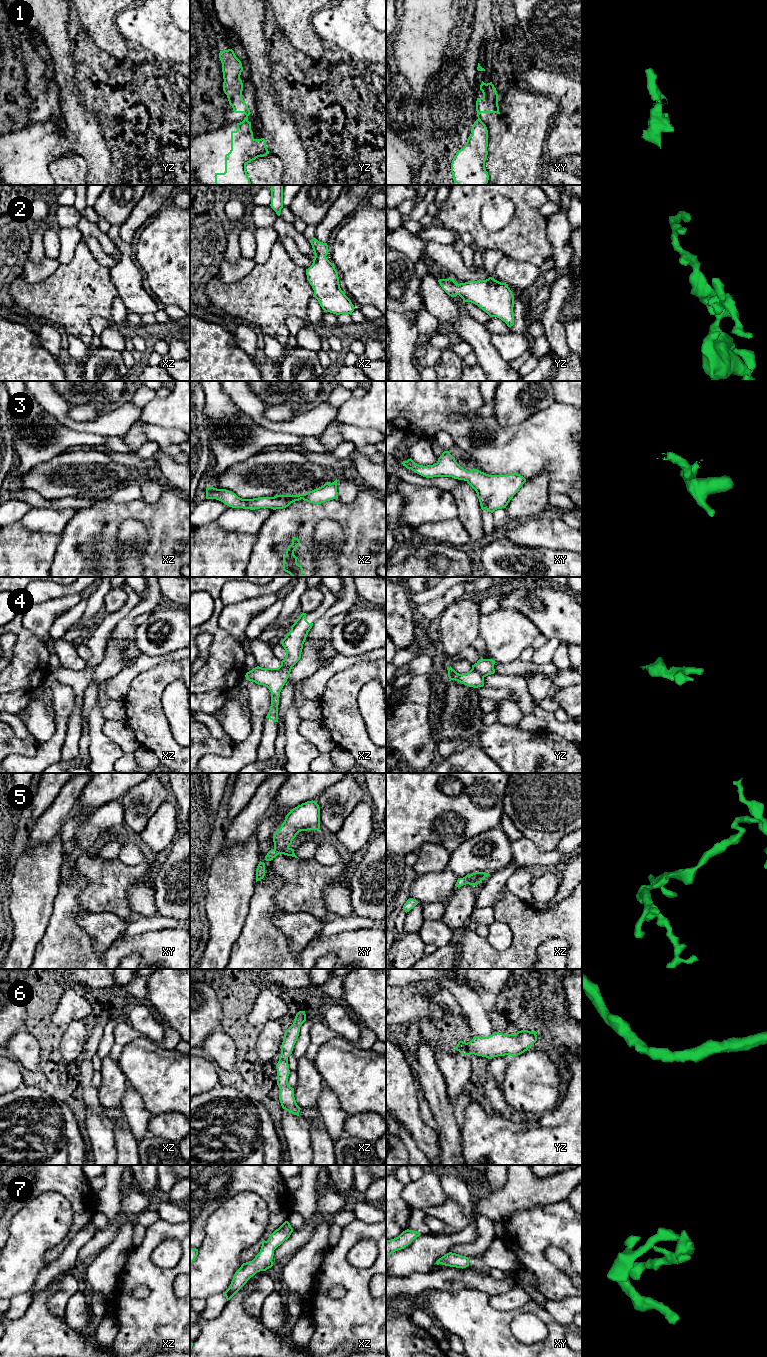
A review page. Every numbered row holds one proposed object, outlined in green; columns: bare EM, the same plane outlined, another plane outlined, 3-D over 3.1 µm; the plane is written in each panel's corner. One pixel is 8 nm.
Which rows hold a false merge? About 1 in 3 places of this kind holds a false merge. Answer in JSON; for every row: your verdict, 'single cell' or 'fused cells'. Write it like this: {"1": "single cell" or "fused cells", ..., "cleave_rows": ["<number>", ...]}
{"1": "fused cells", "2": "single cell", "3": "single cell", "4": "fused cells", "5": "single cell", "6": "single cell", "7": "single cell", "cleave_rows": ["1", "4"]}

